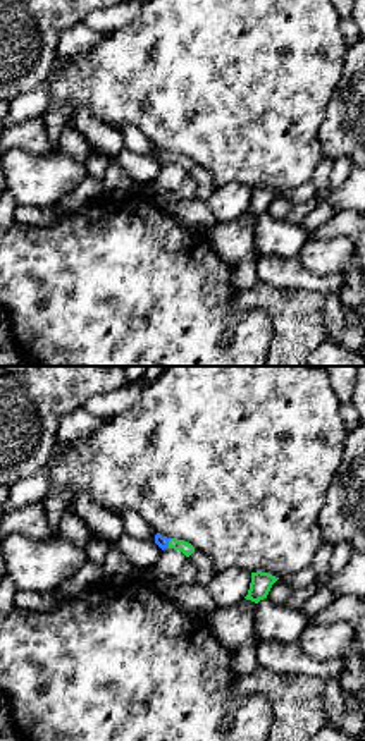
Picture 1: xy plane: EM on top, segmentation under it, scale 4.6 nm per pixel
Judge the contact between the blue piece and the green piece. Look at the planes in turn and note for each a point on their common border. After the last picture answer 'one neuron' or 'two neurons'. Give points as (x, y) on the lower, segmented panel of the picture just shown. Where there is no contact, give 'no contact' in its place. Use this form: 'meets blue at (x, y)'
meets blue at (167, 544)

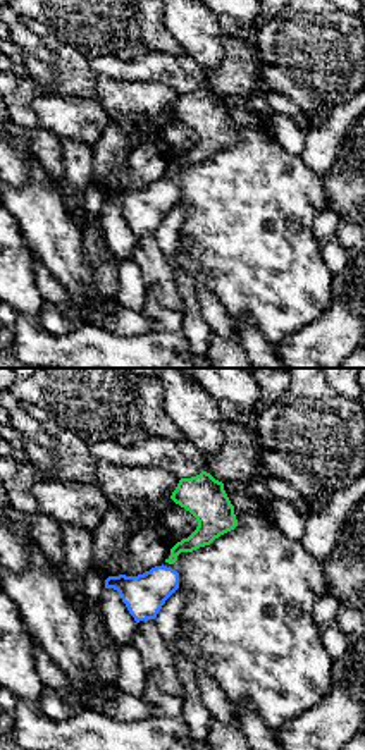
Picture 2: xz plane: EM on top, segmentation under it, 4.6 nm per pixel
no contact

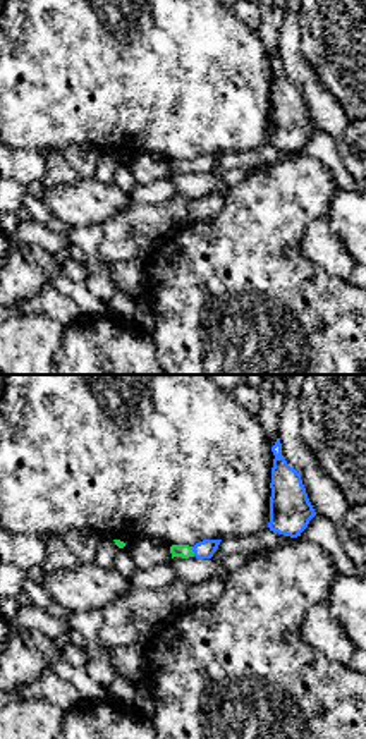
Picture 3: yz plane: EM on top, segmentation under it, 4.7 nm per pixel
meets blue at (193, 550)

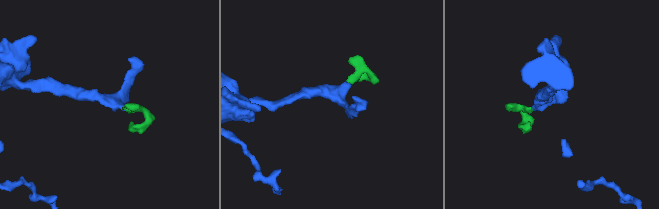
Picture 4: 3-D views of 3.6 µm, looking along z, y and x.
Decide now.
one neuron

